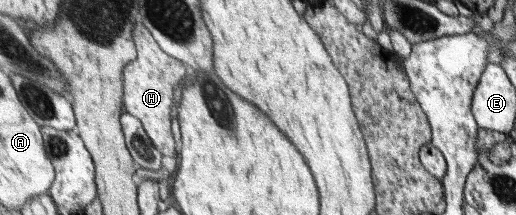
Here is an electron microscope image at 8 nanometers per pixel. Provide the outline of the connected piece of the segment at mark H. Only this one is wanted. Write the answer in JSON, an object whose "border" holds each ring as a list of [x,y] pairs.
{"border":[[[138,23],[134,29],[139,56],[124,68],[124,112],[141,119],[154,145],[163,155],[175,158],[178,149],[172,133],[172,107],[176,103],[176,89],[188,73],[187,64],[168,55],[154,34],[142,23]]]}

